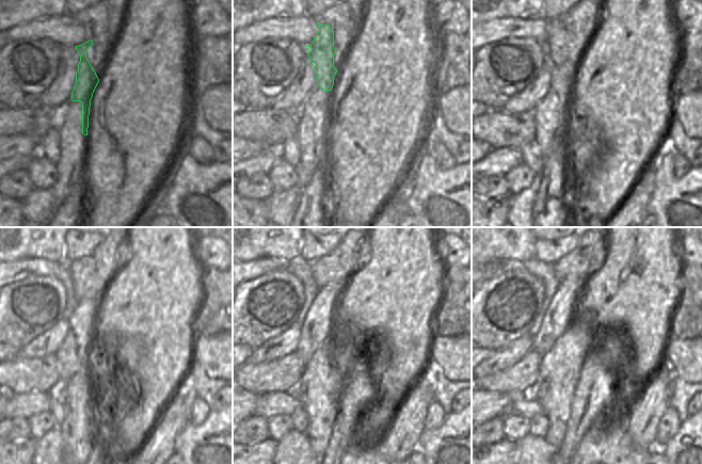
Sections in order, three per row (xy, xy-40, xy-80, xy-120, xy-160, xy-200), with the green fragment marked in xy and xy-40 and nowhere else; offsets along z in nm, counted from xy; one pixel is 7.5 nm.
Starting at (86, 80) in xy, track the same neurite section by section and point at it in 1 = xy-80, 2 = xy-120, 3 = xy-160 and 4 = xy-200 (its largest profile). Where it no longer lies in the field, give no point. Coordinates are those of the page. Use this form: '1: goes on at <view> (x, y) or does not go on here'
1: goes on at xy-80 (563, 44)
2: goes on at xy-120 (86, 276)
3: goes on at xy-160 (328, 270)
4: goes on at xy-200 (575, 264)

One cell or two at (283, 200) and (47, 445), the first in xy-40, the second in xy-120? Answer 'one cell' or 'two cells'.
one cell

